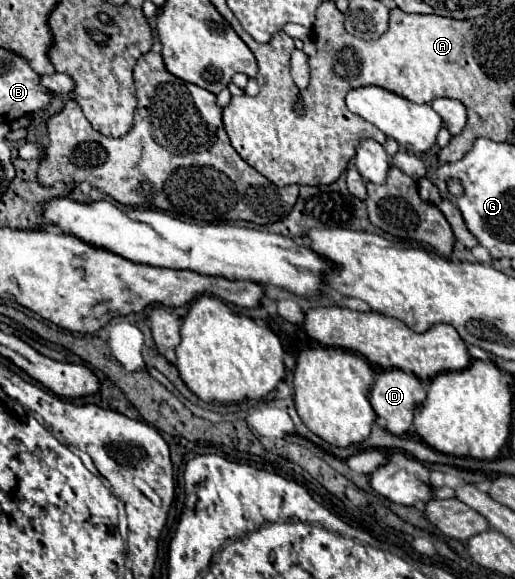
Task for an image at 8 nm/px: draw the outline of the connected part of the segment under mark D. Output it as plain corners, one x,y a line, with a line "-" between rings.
398,368
380,372
370,392
370,404
378,414
376,423
392,434
406,434
410,430
414,410
424,398
422,382

